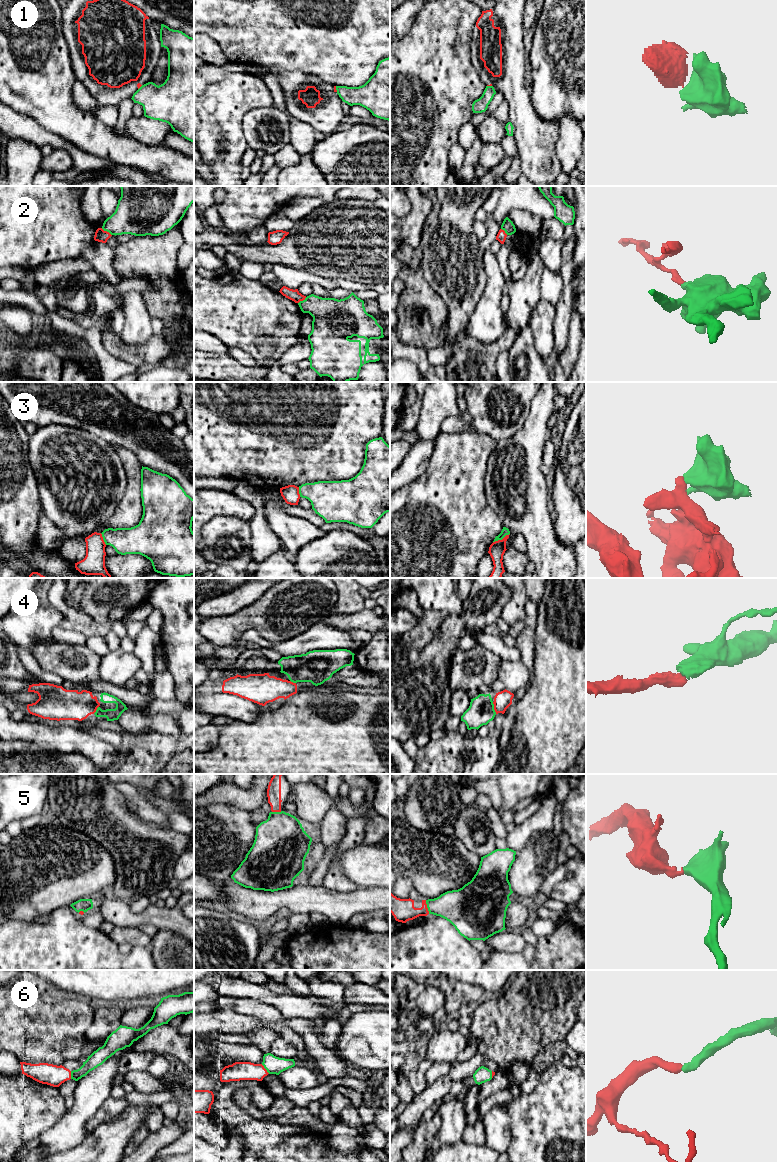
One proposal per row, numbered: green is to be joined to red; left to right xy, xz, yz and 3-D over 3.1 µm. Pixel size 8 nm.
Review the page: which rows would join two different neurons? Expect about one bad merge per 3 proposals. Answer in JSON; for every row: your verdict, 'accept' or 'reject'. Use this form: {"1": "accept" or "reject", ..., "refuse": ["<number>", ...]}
{"1": "reject", "2": "reject", "3": "reject", "4": "accept", "5": "accept", "6": "accept", "refuse": ["1", "2", "3"]}

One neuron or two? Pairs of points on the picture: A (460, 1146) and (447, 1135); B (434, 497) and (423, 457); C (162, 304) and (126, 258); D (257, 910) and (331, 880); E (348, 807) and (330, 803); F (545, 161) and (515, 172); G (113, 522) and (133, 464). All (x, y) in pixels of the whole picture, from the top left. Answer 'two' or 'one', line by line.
A: two
B: two
C: one
D: two
E: one
F: two
G: one

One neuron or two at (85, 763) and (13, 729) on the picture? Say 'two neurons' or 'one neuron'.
two neurons

